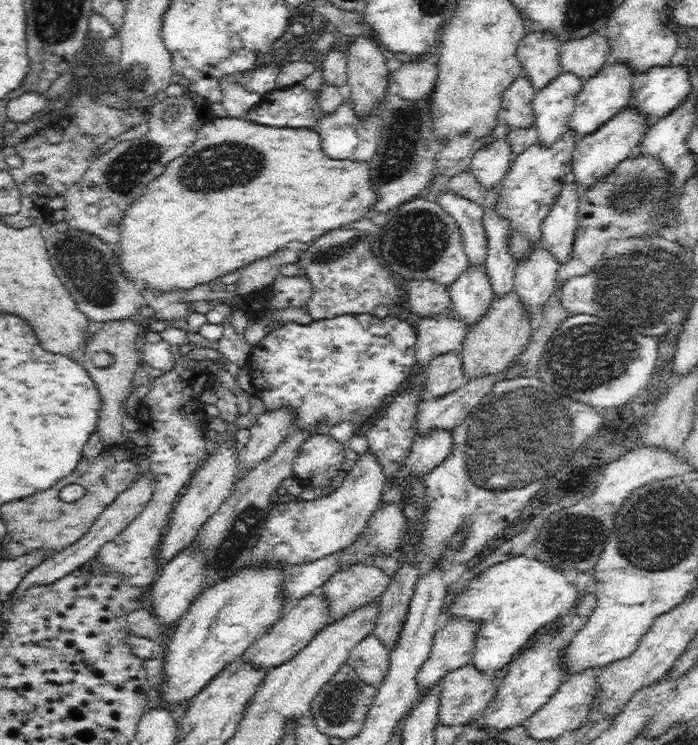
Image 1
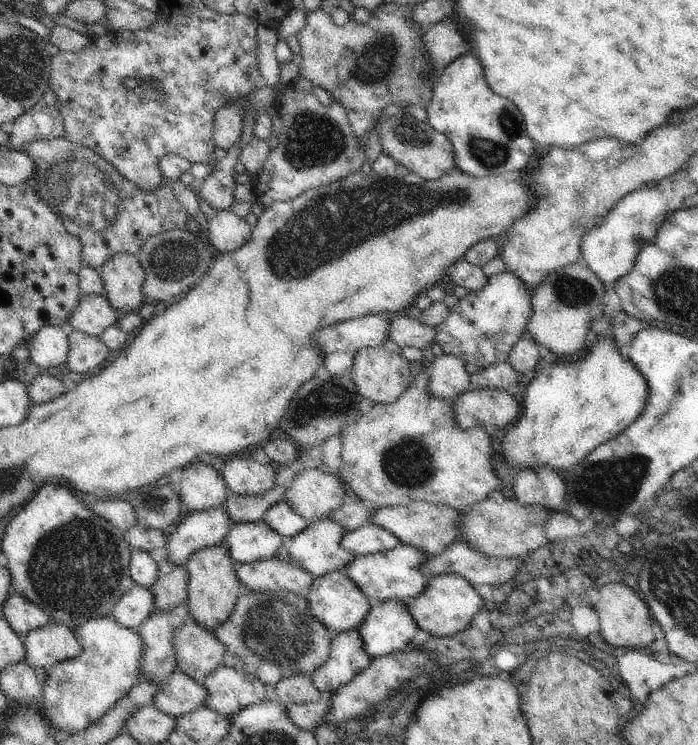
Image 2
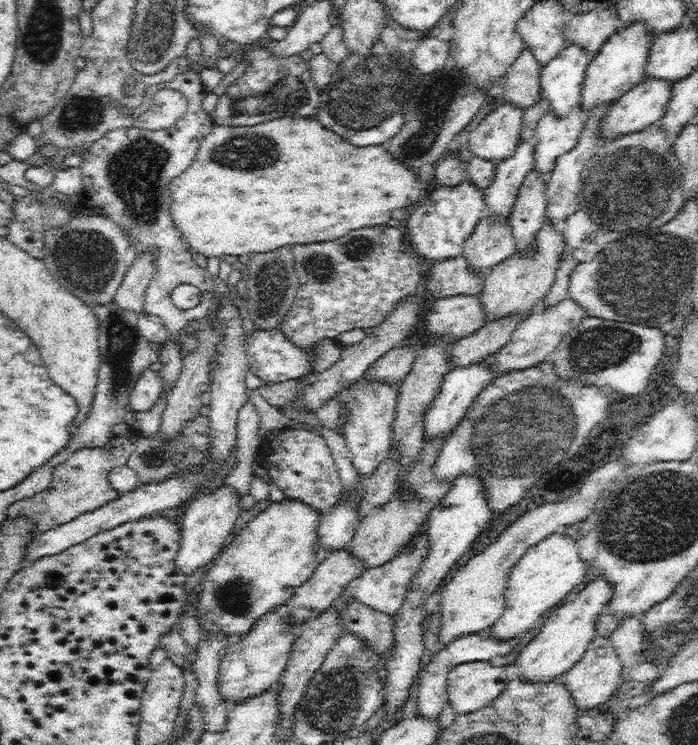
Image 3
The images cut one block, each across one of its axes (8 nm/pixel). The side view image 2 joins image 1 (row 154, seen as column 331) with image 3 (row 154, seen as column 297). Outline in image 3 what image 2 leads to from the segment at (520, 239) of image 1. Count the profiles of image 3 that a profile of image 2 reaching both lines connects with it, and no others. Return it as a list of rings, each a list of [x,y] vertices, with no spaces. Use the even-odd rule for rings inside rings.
[[[575,106],[566,118],[557,118],[552,111],[544,114],[535,131],[535,166],[548,181],[556,159],[573,150],[588,122],[588,112]]]

